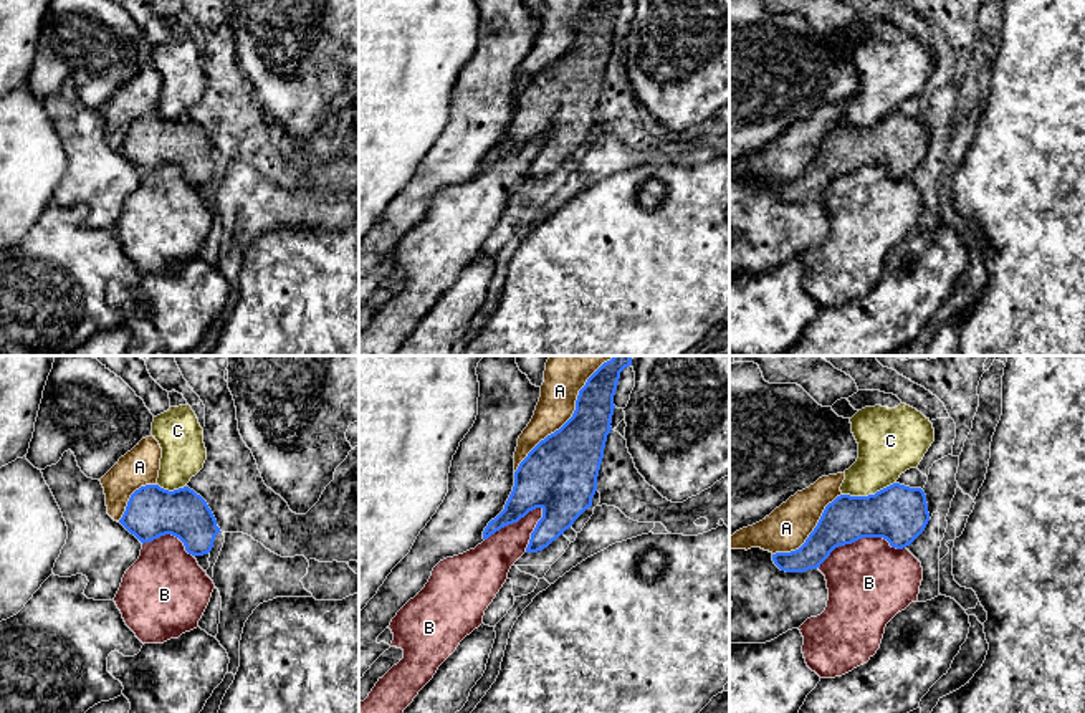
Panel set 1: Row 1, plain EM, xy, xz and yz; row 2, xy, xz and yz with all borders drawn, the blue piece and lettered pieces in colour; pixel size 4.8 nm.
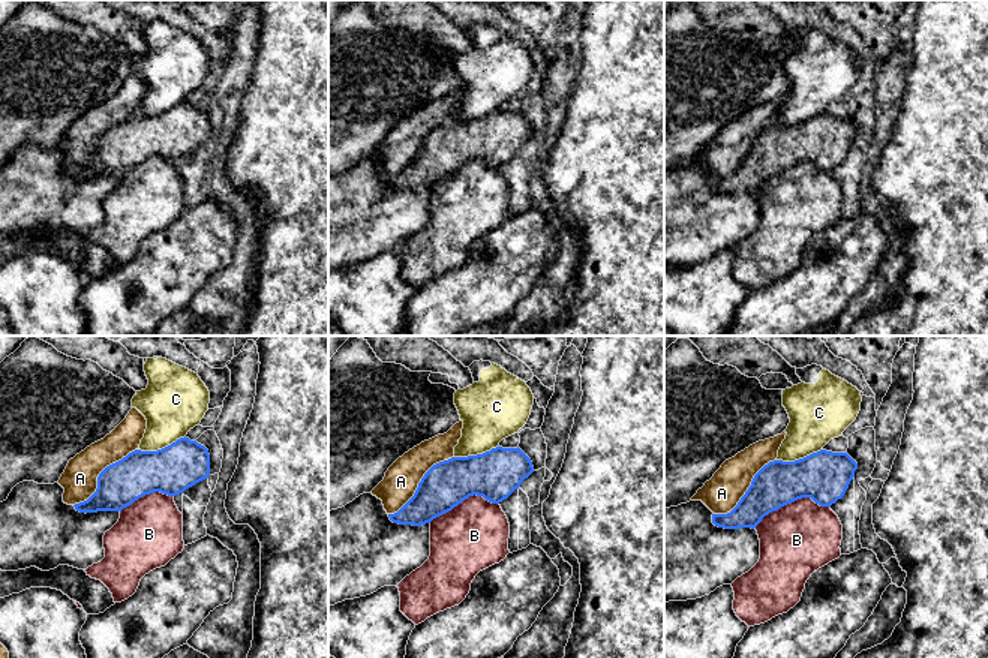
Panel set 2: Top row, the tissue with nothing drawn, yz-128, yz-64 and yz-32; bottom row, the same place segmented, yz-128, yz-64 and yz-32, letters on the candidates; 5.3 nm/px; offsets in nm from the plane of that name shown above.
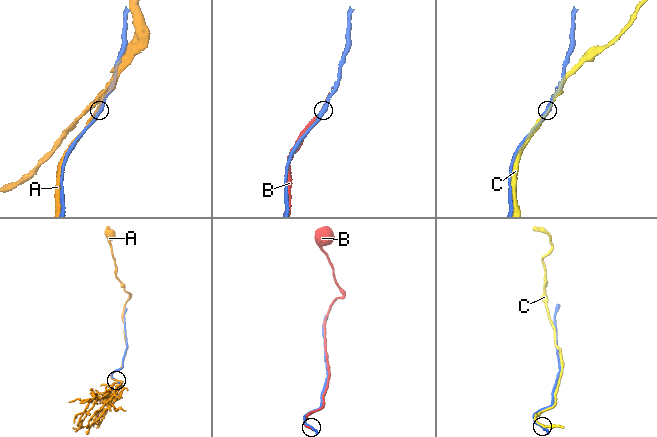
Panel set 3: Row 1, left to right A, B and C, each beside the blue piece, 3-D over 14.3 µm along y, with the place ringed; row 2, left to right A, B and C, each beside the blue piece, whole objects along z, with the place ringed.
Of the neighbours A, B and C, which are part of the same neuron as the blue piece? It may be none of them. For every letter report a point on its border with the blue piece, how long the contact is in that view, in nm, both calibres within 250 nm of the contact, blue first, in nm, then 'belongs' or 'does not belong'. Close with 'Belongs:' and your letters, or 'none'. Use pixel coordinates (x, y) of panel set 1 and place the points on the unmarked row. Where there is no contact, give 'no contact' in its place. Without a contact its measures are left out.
A: contact xz (564, 53); length 650 nm; calibres 360 and 180 nm; does not belong
B: contact xz (513, 151); length 320 nm; calibres 280 and 200 nm; does not belong
C: contact yz (869, 124); length 280 nm; calibres 280 and 280 nm; does not belong
Belongs: none

